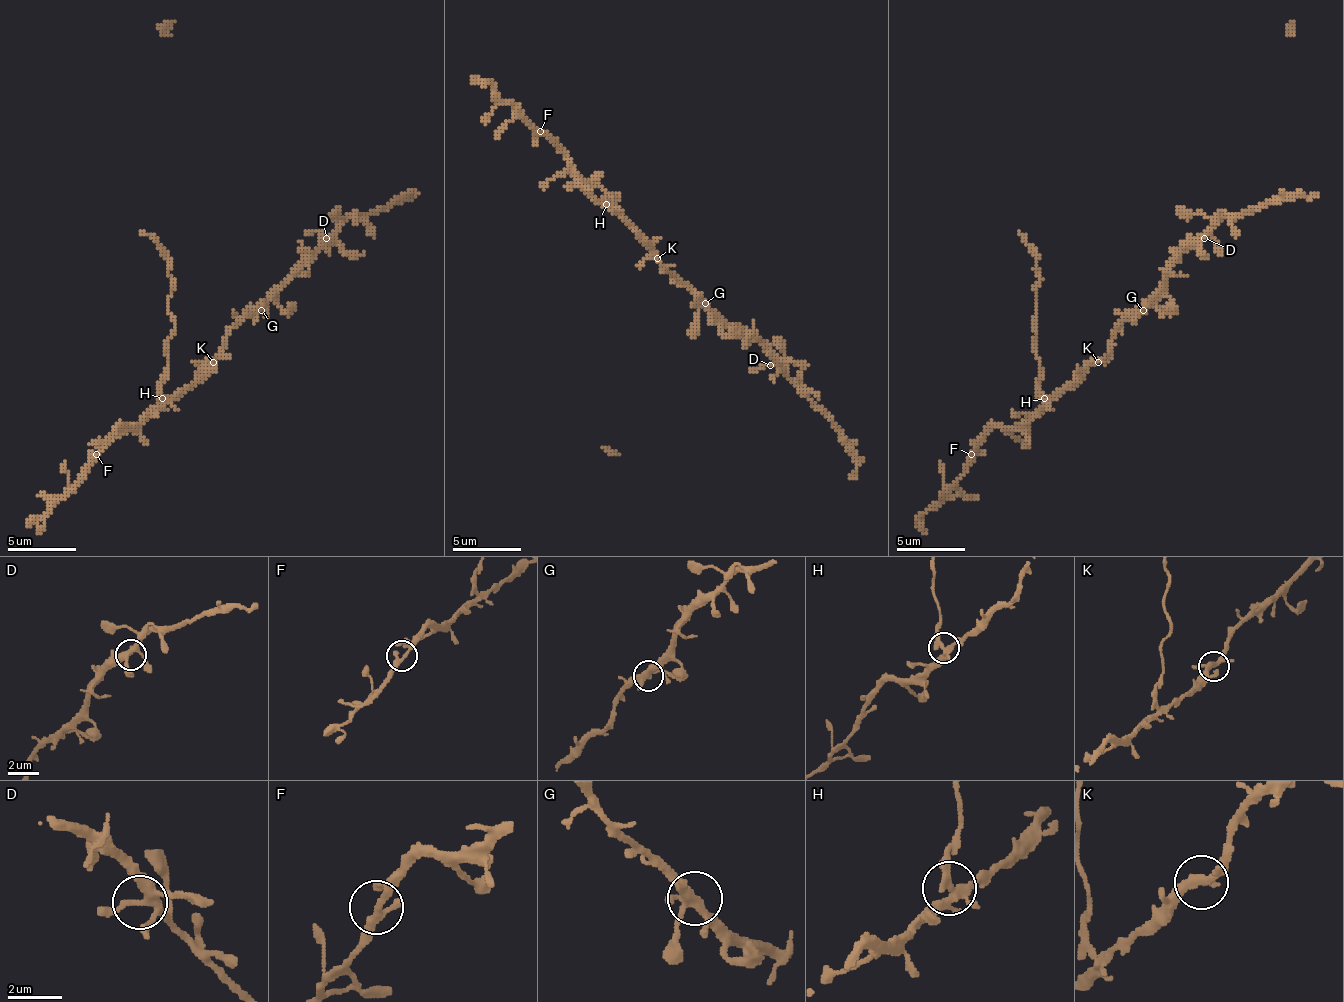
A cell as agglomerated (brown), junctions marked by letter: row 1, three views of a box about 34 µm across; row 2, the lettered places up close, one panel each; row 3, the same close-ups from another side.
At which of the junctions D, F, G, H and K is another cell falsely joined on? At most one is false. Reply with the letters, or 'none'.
H

